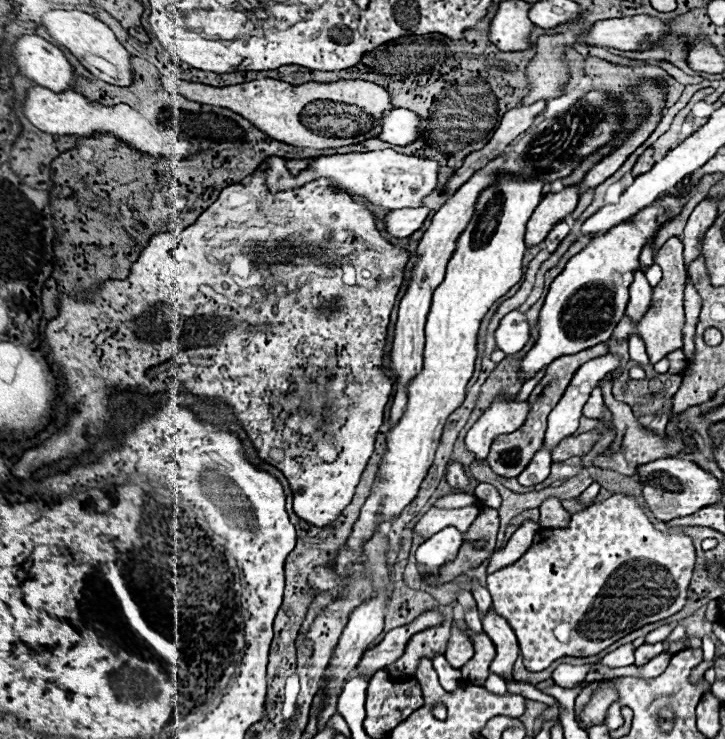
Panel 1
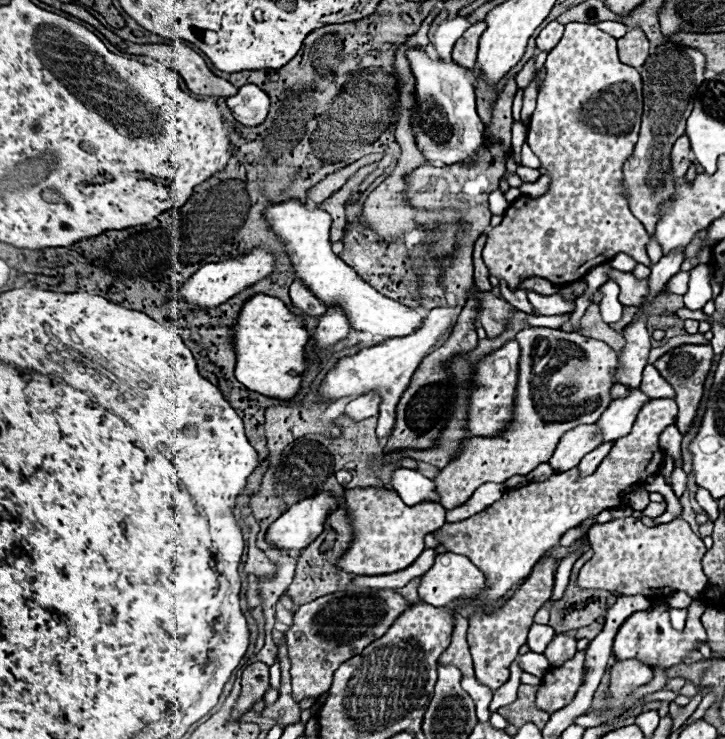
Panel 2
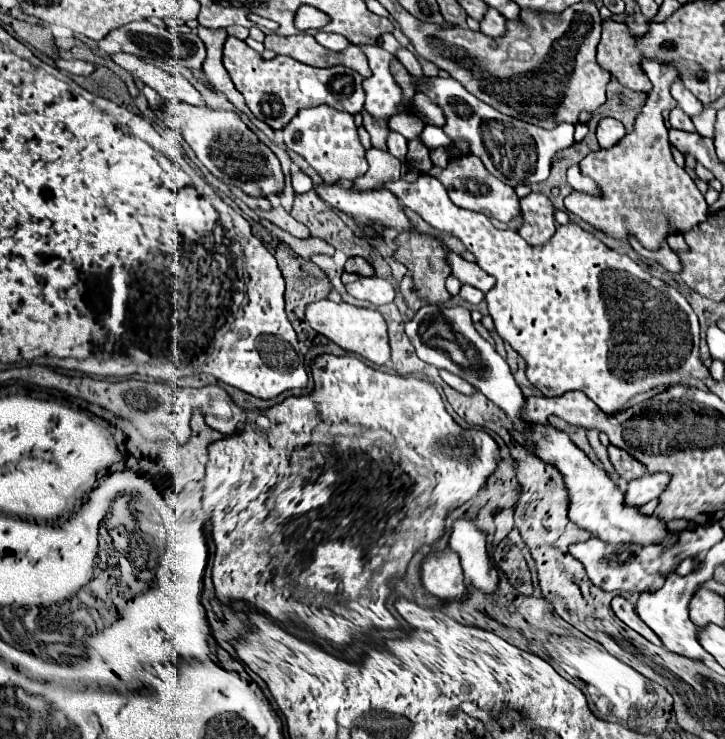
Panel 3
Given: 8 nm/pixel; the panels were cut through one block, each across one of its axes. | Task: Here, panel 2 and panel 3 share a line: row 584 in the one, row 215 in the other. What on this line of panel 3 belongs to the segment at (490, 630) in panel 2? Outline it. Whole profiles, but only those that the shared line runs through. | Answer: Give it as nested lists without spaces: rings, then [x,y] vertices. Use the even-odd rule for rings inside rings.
[[[528,194],[520,198],[520,216],[522,224],[516,232],[532,246],[546,244],[556,226],[554,226],[554,206],[544,194]]]

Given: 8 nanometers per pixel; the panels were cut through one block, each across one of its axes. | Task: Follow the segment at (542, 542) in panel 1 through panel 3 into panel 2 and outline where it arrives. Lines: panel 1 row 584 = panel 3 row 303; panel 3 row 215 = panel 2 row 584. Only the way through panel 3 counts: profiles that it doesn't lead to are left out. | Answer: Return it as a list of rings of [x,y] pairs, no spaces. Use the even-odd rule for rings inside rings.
[[[444,552],[434,558],[428,572],[420,576],[418,596],[426,604],[446,606],[460,596],[474,596],[484,588],[482,572],[464,556]]]

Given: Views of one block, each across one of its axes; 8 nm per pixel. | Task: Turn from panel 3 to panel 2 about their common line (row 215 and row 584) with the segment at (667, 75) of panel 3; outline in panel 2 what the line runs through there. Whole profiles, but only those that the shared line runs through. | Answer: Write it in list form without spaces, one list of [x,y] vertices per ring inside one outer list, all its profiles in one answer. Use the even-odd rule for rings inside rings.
[[[632,516],[594,524],[588,530],[588,542],[594,556],[578,572],[576,586],[580,588],[608,590],[628,596],[642,594],[650,600],[668,598],[674,592],[686,592],[690,598],[698,600],[704,586],[708,586],[708,578],[700,564],[706,546],[682,518],[656,526],[646,526]]]

